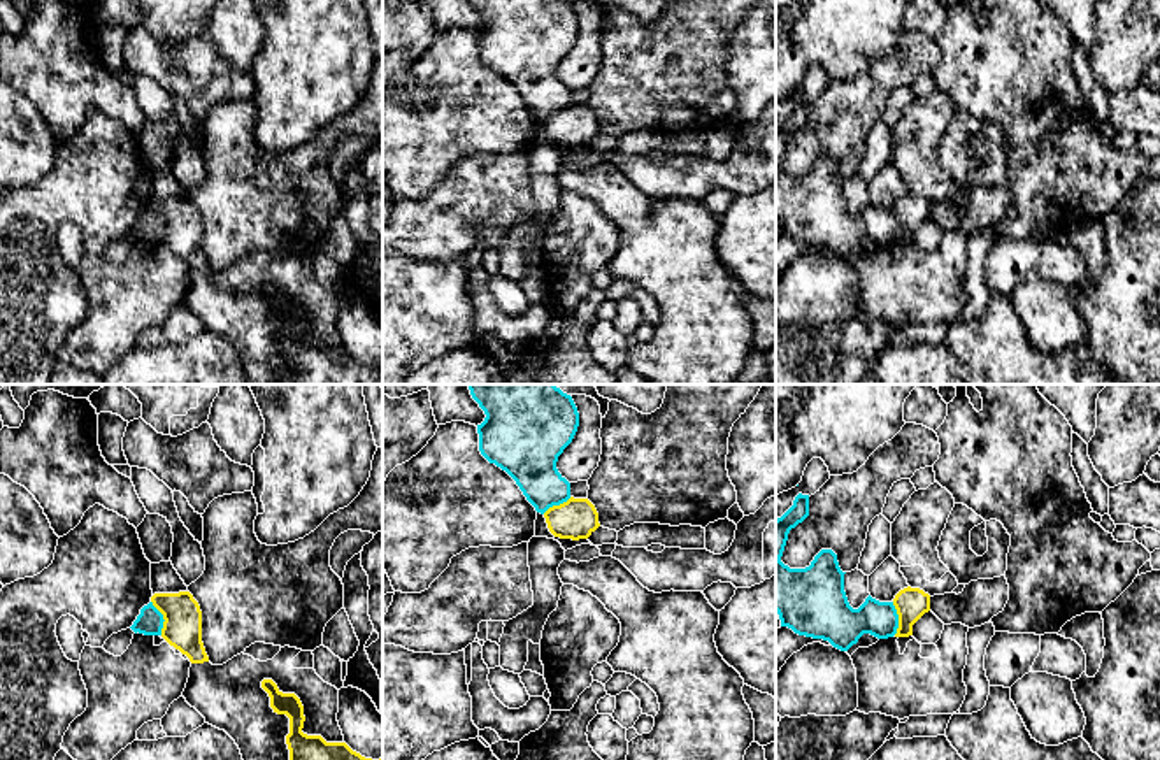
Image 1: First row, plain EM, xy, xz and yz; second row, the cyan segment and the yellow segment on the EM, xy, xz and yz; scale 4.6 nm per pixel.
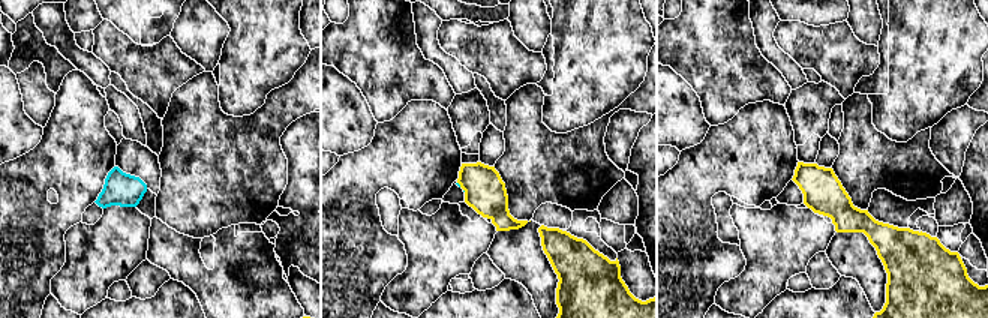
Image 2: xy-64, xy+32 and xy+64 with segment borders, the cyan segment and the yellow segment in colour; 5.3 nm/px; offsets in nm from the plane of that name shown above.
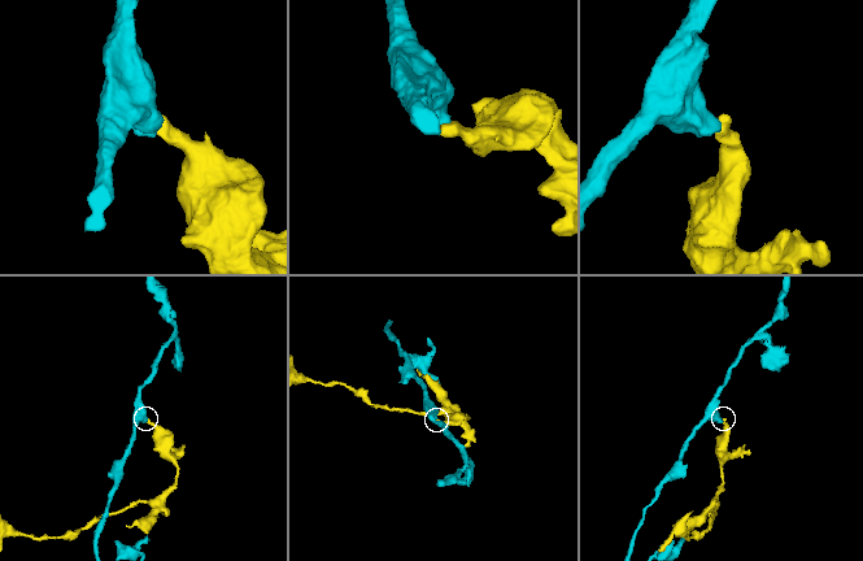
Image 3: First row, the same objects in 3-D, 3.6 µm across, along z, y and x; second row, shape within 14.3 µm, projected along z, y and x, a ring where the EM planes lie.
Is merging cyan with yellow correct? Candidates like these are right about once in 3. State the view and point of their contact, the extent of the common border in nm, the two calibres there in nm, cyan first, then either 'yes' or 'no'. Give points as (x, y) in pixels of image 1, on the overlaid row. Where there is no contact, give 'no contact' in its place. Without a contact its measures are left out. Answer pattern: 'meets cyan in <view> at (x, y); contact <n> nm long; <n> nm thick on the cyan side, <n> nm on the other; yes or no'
meets cyan in xy at (162, 618); contact 170 nm long; 120 nm thick on the cyan side, 180 nm on the other; no

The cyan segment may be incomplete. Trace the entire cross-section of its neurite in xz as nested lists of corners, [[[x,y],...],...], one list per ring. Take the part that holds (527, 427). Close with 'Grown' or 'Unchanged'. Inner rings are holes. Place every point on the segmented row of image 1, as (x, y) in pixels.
[[[469,384],[486,418],[477,425],[479,451],[505,470],[537,513],[570,498],[556,462],[572,442],[579,412],[555,384]]]. Unchanged

